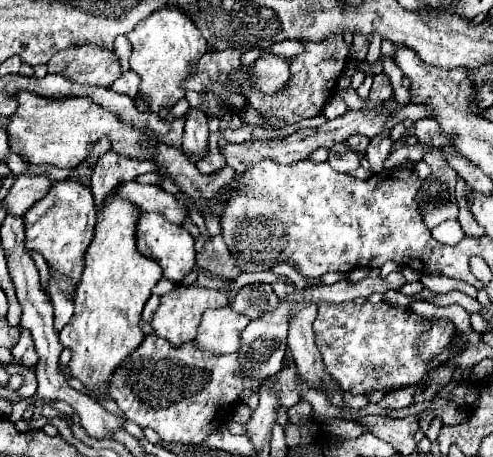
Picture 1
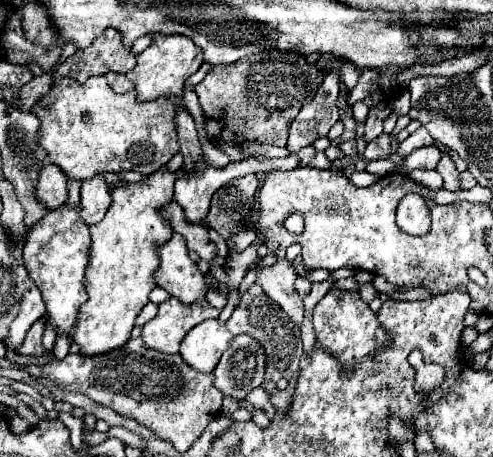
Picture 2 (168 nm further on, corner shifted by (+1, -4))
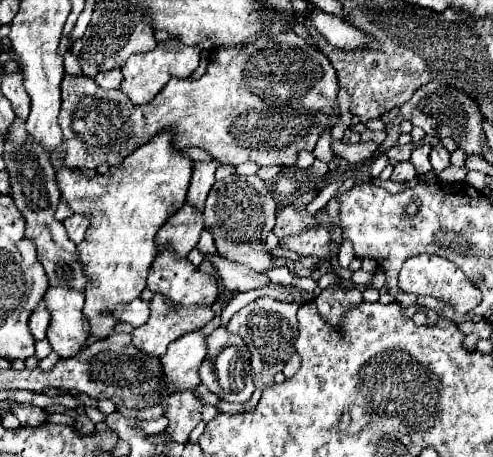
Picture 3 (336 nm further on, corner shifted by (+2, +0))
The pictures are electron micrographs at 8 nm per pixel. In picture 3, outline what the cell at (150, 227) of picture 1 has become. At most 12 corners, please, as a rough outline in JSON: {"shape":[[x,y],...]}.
{"shape":[[172,247],[156,255],[148,289],[176,305],[212,305],[214,275]]}

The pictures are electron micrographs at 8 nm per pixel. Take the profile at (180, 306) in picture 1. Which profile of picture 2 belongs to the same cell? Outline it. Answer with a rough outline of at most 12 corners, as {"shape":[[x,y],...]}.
{"shape":[[177,297],[143,325],[143,343],[177,353],[181,339],[219,309]]}

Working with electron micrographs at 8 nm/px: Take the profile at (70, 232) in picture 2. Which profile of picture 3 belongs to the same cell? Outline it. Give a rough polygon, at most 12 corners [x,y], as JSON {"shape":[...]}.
{"shape":[[48,287],[46,335],[60,357],[76,355],[90,337],[84,293]]}

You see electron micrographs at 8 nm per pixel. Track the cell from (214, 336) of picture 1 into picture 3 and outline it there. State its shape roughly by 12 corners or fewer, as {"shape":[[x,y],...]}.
{"shape":[[192,331],[160,359],[166,393],[200,383],[208,335]]}

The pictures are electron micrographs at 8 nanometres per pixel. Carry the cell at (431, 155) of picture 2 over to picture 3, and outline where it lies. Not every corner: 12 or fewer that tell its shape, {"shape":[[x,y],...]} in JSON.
{"shape":[[430,145],[416,147],[412,161],[417,174],[432,170]]}

